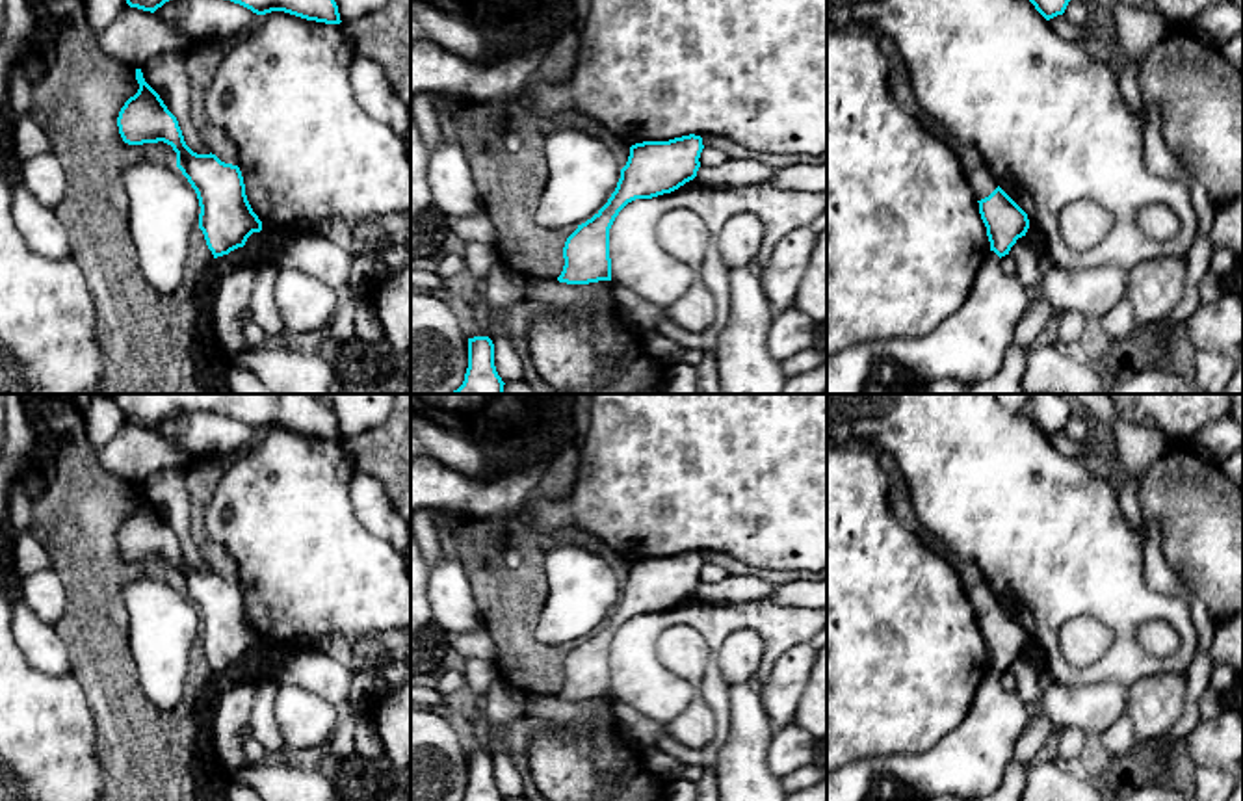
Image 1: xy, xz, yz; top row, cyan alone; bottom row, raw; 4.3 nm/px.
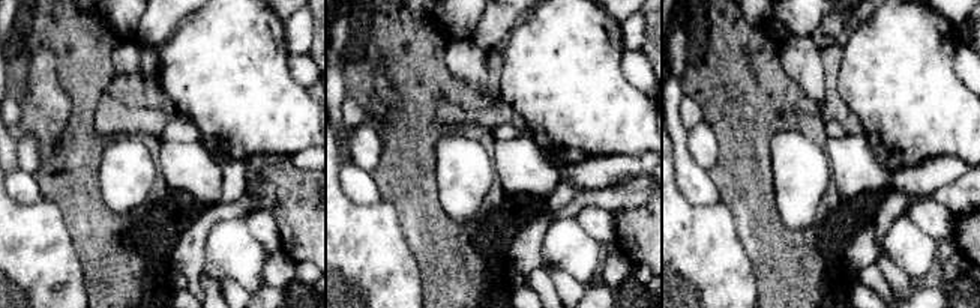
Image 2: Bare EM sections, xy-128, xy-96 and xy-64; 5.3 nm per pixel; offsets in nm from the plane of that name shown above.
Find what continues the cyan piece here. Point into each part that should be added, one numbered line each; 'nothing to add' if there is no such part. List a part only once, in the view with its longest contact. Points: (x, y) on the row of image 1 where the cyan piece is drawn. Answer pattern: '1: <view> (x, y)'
nothing to add

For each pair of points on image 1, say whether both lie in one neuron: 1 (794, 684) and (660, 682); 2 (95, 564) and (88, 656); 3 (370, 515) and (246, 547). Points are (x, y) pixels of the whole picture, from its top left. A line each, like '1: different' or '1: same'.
1: different
2: same
3: different

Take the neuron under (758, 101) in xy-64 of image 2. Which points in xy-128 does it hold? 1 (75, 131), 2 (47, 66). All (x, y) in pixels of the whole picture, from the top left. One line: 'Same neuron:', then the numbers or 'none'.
Same neuron: 1

